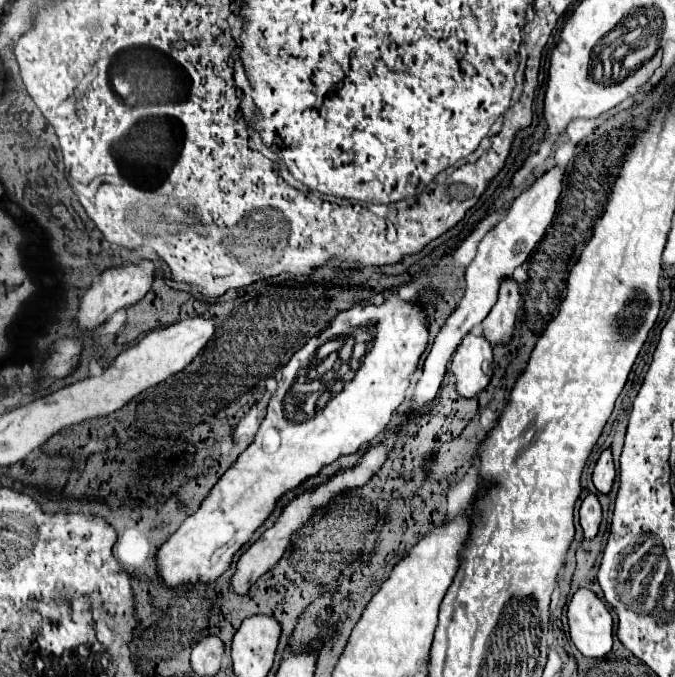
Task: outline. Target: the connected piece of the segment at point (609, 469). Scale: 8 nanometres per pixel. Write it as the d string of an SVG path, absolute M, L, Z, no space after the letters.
M605 449L595 465L595 471L593 471L593 485L599 493L607 495L613 487L613 481L615 481L615 467L613 467L613 457L611 457L611 449Z

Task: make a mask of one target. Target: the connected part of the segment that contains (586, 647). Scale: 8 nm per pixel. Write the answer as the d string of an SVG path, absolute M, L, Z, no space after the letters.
M579 589L573 595L567 619L571 641L585 657L605 657L611 651L613 617L591 589Z

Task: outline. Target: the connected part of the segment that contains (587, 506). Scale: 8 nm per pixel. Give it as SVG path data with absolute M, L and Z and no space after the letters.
M587 495L583 499L579 517L581 517L581 527L583 527L585 539L593 539L599 533L599 525L601 525L601 505L595 495Z

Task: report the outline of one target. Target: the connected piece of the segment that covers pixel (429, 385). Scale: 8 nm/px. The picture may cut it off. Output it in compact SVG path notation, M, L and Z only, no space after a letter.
M555 165L553 169L549 169L543 177L539 177L535 181L535 185L529 191L521 193L515 199L509 215L503 221L499 221L491 231L487 231L485 237L481 239L481 243L477 247L477 255L471 261L471 265L467 267L467 271L465 271L465 279L467 279L465 297L459 303L459 307L451 313L451 317L447 319L445 327L439 331L439 335L437 335L437 339L433 343L433 349L429 351L429 355L425 359L423 375L421 375L417 387L415 387L413 399L409 401L411 403L411 407L409 407L411 411L429 405L437 397L439 387L441 387L441 381L443 381L443 375L445 375L445 369L447 369L447 363L449 363L453 351L457 349L457 345L461 343L463 335L467 335L473 325L481 323L487 317L487 313L491 311L491 307L497 301L501 281L503 279L511 279L513 277L513 271L519 265L525 263L525 259L529 257L529 253L533 251L533 247L541 241L547 225L551 223L551 219L555 215L557 199L561 195L563 175L565 175L565 167Z

